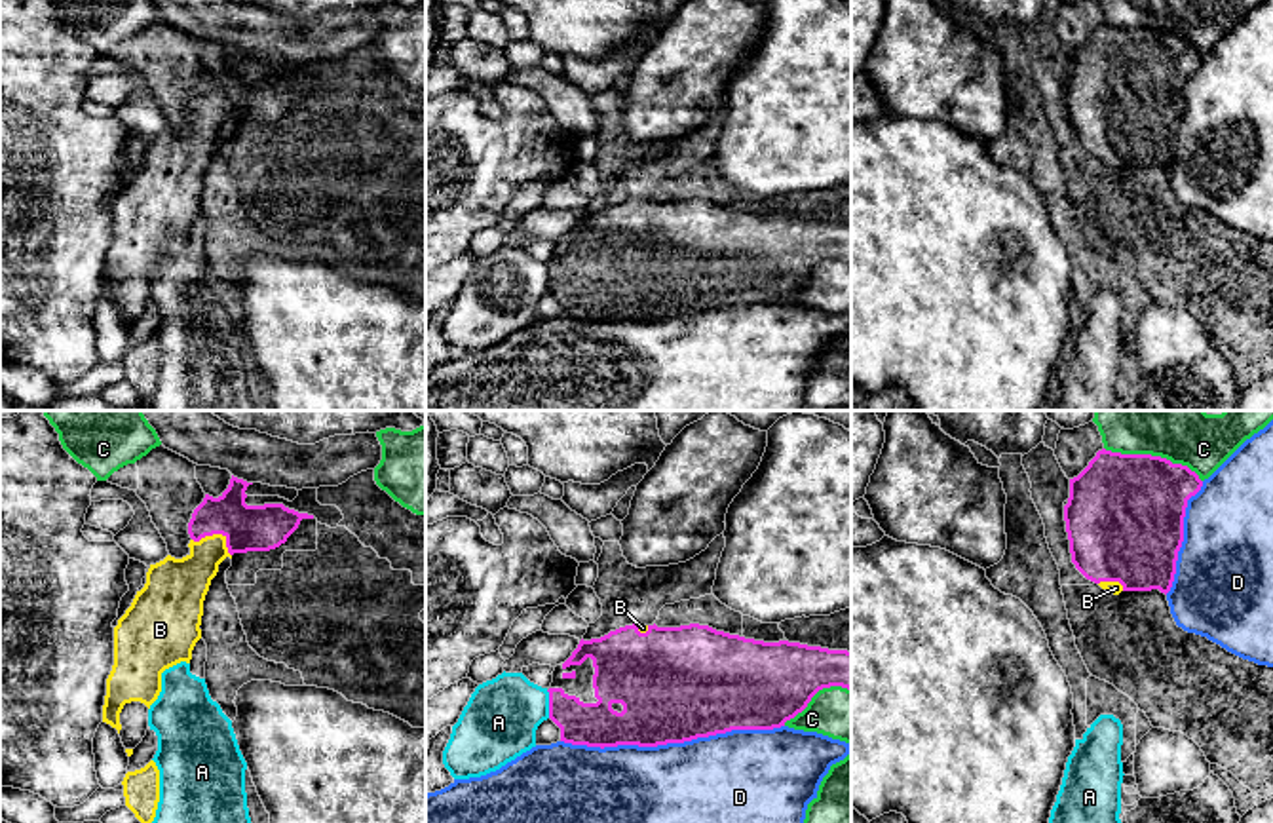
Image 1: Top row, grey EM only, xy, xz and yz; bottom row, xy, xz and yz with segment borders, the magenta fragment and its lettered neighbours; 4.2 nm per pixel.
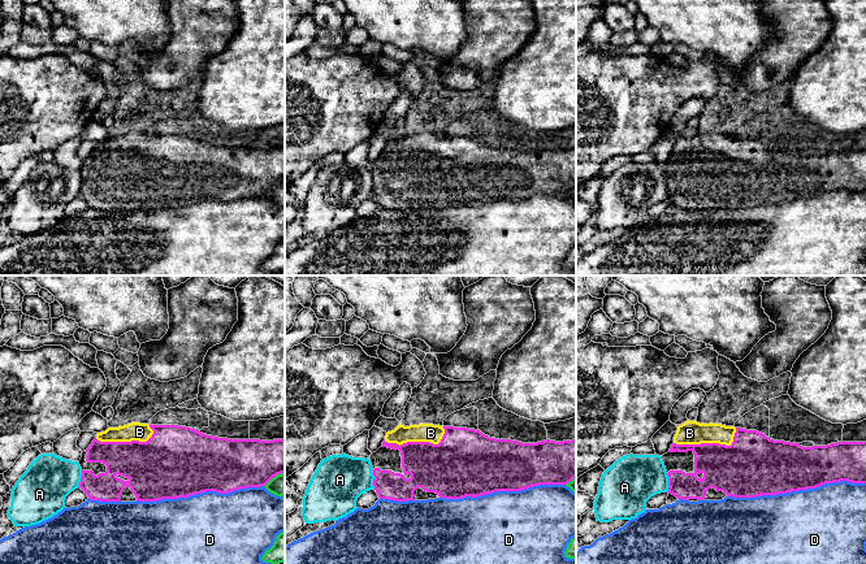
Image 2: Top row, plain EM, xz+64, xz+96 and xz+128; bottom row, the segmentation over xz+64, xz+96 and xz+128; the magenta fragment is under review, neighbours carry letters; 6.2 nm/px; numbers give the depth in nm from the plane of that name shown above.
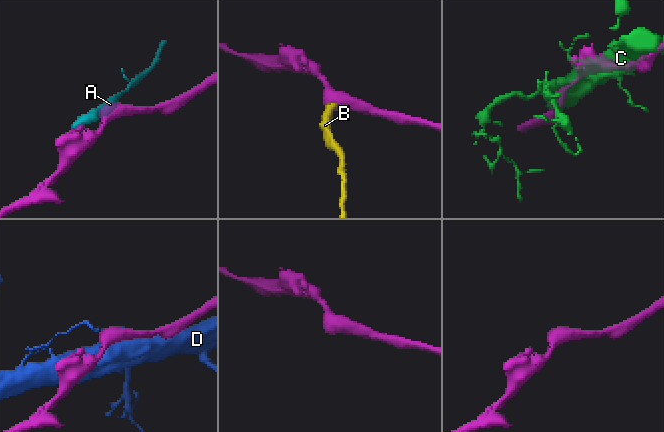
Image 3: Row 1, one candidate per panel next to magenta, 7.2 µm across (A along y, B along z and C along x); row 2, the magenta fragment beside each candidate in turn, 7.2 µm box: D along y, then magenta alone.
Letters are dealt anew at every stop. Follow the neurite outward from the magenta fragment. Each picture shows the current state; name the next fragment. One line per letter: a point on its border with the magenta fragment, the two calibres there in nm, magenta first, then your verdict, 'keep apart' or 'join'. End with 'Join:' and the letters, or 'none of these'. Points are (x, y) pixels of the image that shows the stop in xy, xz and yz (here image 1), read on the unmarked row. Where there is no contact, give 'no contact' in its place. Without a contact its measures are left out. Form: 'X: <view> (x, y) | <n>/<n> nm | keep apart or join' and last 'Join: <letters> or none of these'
A: xz (550, 278) | 190/320 nm | keep apart
B: xy (217, 107) | 190/200 nm | join
C: yz (1154, 31) | 460/200 nm | keep apart
D: xz (671, 316) | 480/480 nm | keep apart
Join: B

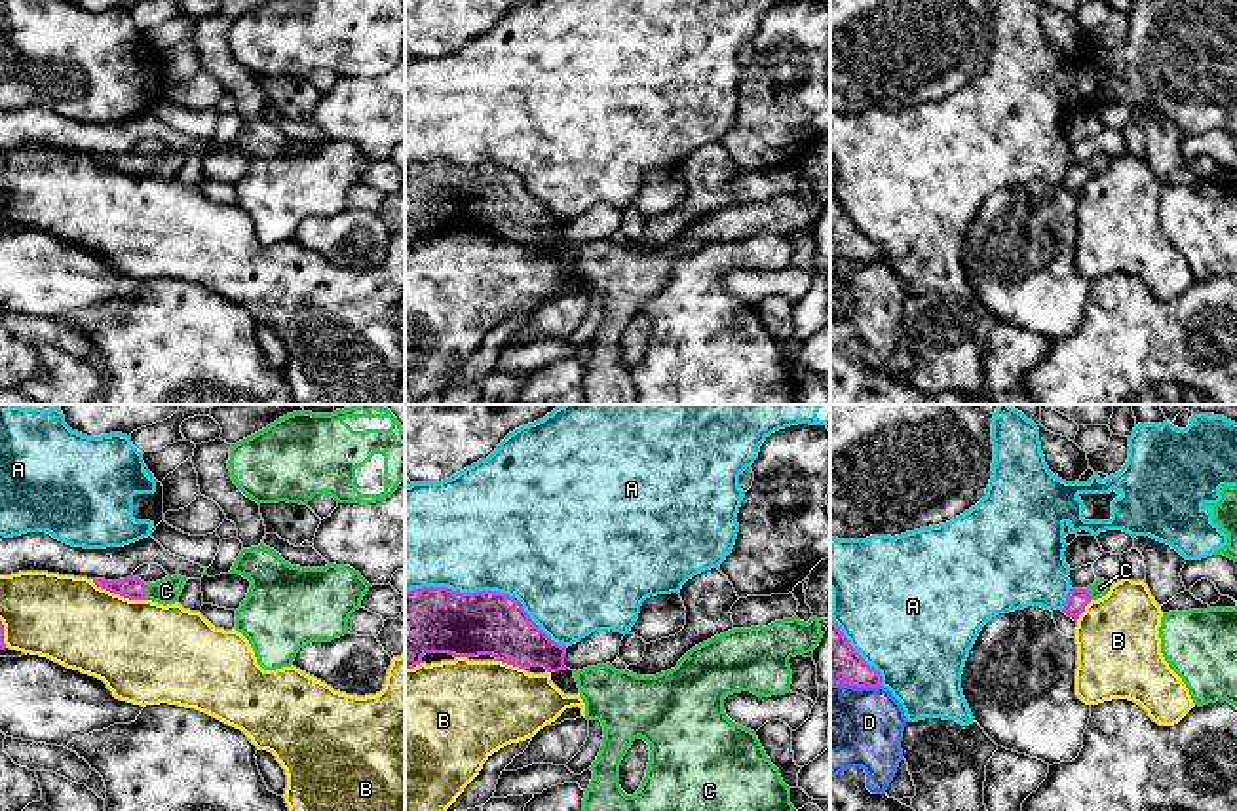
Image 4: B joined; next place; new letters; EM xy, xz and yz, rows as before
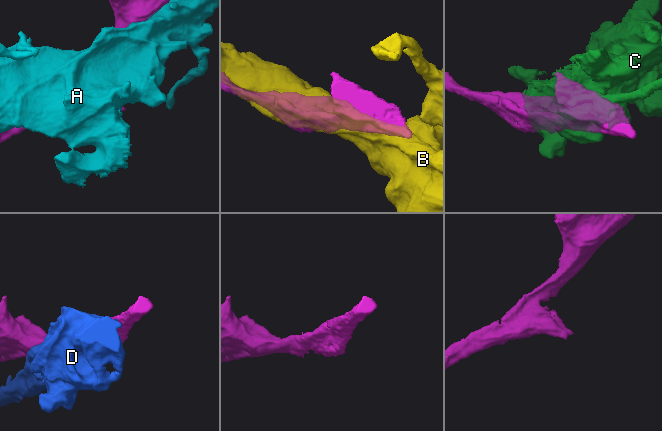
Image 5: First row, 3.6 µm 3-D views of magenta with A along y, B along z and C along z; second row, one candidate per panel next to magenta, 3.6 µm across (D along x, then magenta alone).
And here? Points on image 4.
A: xz (489, 166) | 280/500 nm | keep apart
B: xy (118, 168) | 90/420 nm | keep apart
C: xy (145, 166) | 90/110 nm | keep apart
D: yz (856, 259) | 200/380 nm | keep apart
Join: none of these

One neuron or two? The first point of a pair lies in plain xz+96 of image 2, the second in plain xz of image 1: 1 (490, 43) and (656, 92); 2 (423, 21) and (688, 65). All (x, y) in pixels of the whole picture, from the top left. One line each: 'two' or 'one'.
1: one
2: two

